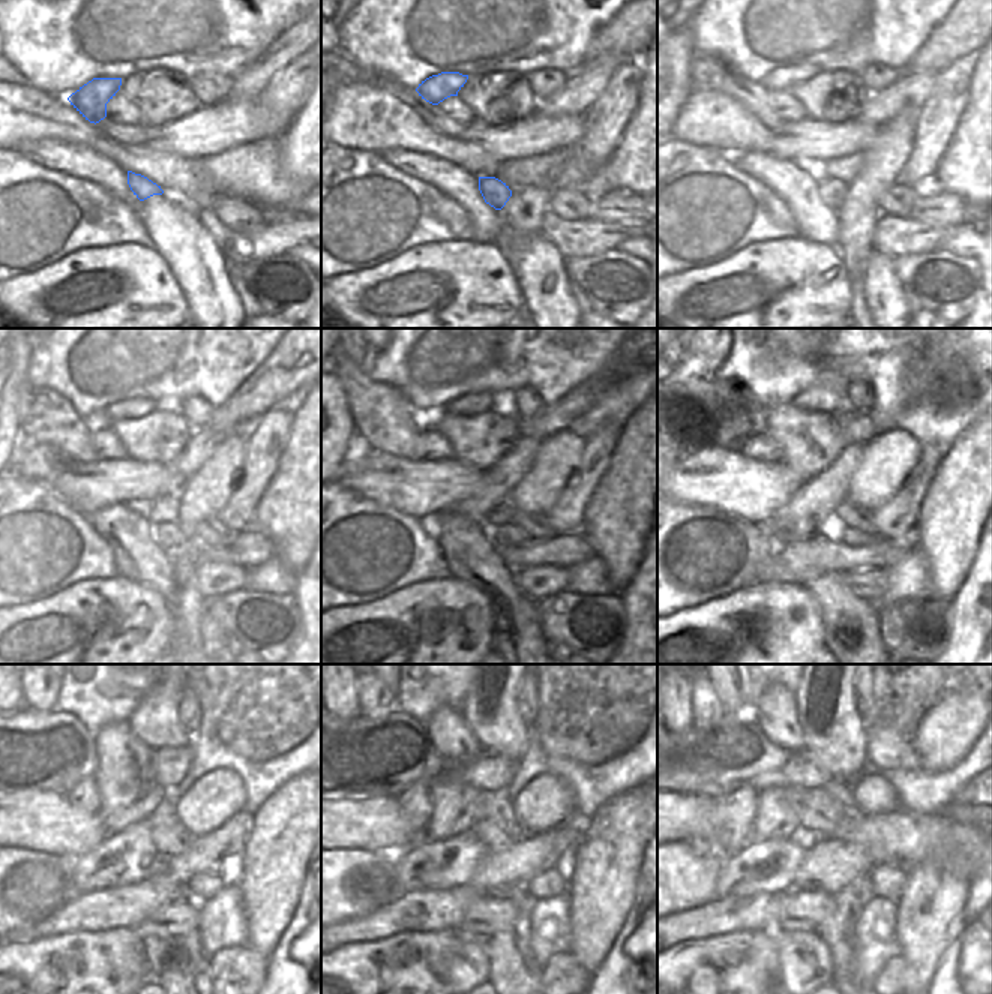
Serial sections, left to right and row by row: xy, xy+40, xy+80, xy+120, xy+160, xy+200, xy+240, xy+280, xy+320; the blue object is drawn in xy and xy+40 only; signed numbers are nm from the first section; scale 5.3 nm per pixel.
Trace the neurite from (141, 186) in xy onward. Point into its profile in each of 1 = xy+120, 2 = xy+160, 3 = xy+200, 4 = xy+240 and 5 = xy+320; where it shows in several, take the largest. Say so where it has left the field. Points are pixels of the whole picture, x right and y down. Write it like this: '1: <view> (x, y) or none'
1: xy+120 (168, 535)
2: xy+160 (508, 534)
3: xy+200 (848, 535)
4: xy+240 (203, 886)
5: xy+320 (887, 880)

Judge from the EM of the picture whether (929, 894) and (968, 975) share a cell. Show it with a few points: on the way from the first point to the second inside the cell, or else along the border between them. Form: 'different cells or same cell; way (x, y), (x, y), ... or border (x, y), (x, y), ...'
different cells; border (964, 904), (950, 925), (950, 942), (935, 969)

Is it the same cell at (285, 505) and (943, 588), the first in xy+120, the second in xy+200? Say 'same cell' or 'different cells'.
same cell

